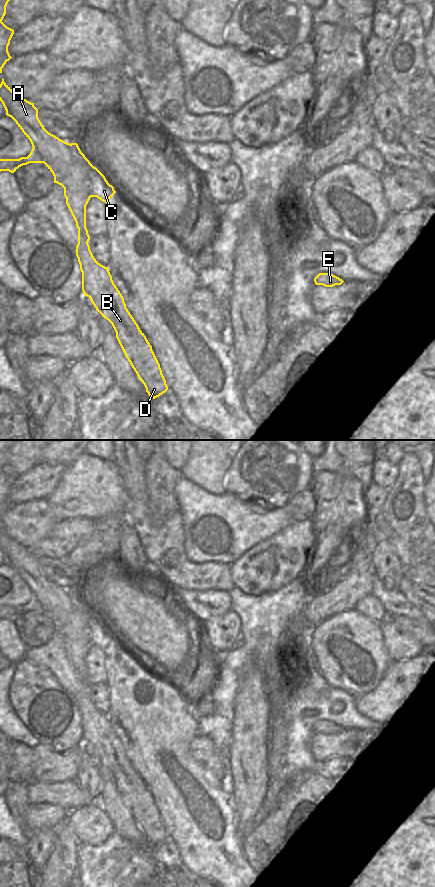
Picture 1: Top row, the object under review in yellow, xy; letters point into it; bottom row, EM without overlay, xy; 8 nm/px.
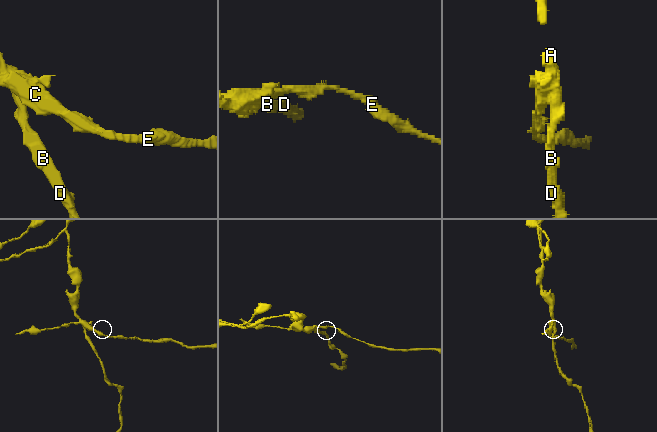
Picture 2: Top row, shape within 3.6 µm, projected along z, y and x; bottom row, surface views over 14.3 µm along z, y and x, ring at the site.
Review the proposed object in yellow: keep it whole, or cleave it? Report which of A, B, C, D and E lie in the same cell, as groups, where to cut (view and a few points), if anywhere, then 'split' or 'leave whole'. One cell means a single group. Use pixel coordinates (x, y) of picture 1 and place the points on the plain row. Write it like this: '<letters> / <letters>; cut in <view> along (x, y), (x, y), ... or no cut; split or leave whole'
A B D / C E; cut in xy along (92, 613), (88, 619), (89, 641), (91, 644); split

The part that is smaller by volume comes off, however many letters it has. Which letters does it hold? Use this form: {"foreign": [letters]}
{"foreign": ["C", "E"]}

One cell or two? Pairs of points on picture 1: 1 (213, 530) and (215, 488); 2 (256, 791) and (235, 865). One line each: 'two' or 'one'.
1: two
2: two

